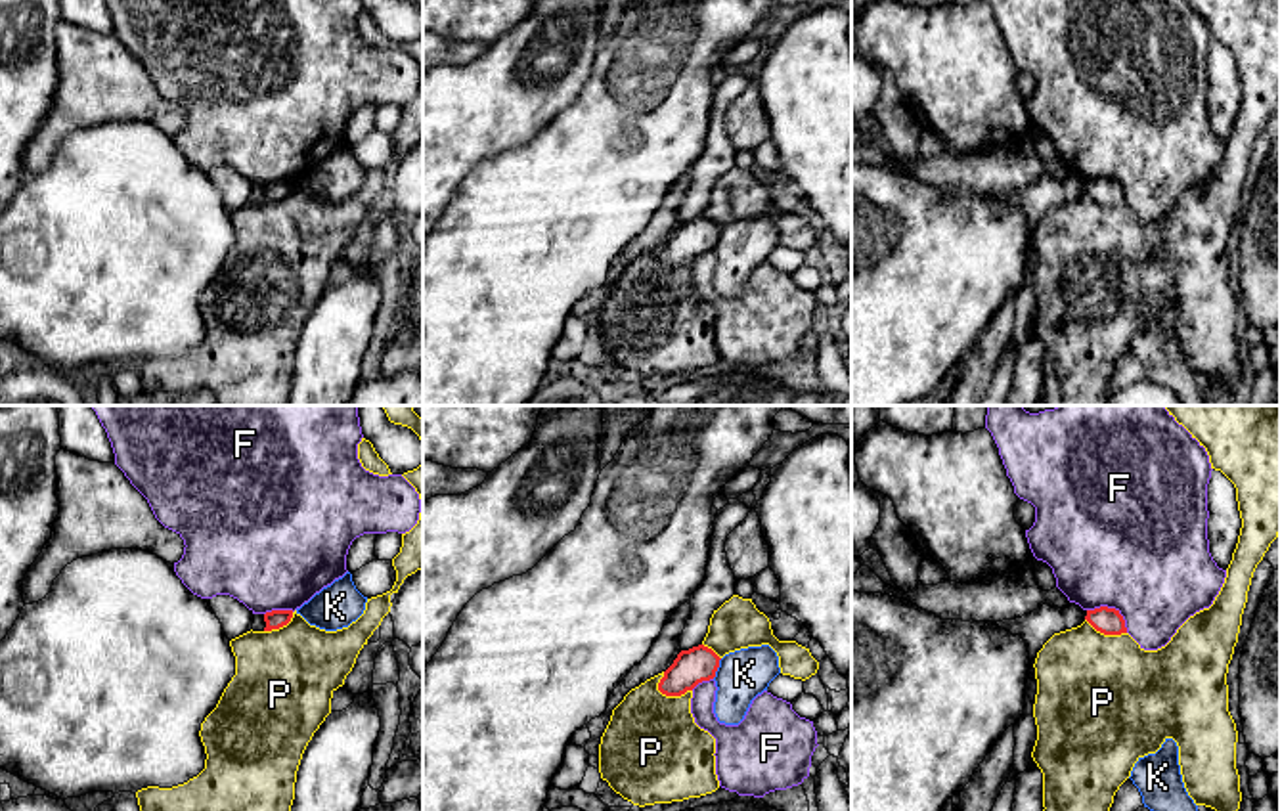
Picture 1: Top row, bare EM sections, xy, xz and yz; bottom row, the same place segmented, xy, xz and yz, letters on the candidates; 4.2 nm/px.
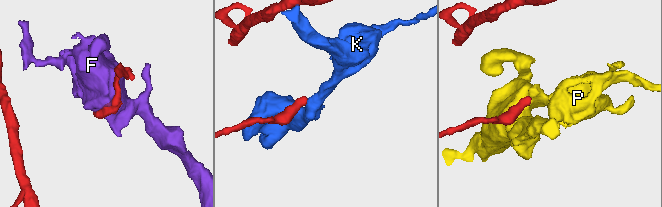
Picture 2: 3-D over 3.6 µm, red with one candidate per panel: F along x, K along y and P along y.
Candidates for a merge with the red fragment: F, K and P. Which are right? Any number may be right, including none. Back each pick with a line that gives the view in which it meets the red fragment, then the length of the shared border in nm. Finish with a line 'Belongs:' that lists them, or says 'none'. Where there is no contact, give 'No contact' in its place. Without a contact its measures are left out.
Belongs: none

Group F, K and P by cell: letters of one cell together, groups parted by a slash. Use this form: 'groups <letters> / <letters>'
groups F / K / P

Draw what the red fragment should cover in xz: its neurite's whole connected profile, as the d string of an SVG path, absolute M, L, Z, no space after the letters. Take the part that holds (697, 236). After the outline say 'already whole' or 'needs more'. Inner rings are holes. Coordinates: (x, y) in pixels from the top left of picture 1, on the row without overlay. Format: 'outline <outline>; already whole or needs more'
outline M704 216L681 222L673 235L664 243L658 262L666 268L681 268L698 254L714 251L719 231L721 230Z; already whole

